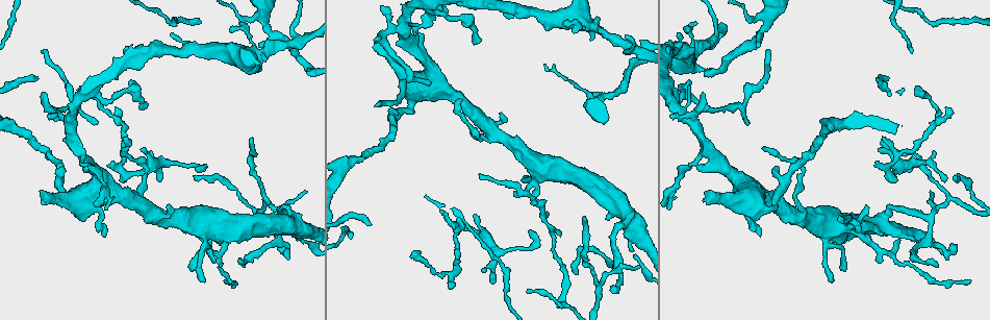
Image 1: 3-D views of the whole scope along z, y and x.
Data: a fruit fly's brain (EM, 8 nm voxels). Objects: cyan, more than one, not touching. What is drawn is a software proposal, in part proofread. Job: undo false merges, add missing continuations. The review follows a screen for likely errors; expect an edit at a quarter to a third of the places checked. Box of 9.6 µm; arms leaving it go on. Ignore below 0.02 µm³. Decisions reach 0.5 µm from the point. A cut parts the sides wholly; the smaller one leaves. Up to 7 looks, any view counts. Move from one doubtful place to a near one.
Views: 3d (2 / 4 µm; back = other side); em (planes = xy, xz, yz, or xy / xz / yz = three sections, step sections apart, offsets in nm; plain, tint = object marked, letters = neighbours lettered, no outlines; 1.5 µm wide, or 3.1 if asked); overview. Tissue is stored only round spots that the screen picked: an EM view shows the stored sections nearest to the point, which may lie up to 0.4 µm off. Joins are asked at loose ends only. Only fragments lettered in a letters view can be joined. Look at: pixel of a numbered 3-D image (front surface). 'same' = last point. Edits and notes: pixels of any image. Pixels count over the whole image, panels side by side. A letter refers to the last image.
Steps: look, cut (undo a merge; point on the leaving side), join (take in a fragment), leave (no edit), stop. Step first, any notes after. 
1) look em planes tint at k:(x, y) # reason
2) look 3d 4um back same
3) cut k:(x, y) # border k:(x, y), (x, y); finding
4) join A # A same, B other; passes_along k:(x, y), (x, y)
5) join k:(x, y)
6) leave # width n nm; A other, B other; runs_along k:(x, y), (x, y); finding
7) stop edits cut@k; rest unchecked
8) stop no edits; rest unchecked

look em planes letters at 1:(107, 166) # branch stops here

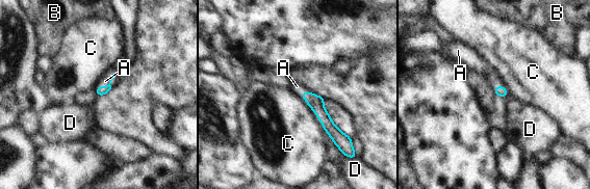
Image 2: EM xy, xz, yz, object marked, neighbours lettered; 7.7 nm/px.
join A # A same, B other, C other, D other; passes_along 2:(101, 90), (109, 83), (105, 81); the neuron continues

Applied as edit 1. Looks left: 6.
look overview

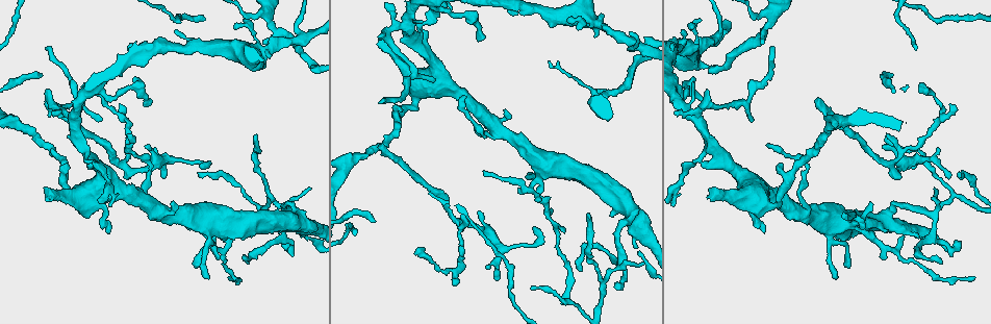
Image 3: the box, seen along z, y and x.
look em planes letters at 3:(872, 203) # branch stops here

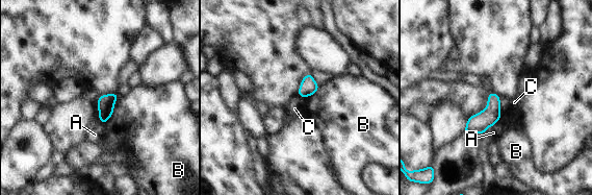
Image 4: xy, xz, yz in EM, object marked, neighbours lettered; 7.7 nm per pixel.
leave # longest_contact B 240 nm; A other, B other, C other; border 4:(499, 98), (499, 114), (502, 116); no lettered fragment goes on from it

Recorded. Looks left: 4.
look em yz step 4 tint at 3:(509, 12) # an open end

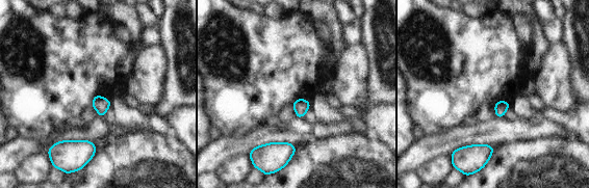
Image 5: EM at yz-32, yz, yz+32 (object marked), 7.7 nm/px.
look em yz step 4 letters same # what lies round it

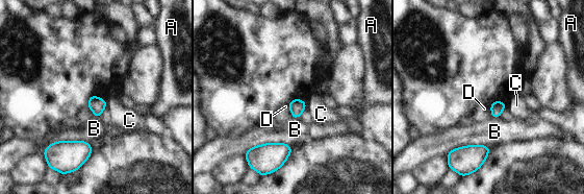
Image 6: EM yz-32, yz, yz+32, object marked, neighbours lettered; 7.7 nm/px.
leave # A other, B other, C other, D other; border 6:(287, 104), (292, 117); no lettered fragment goes on from it

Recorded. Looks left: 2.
stop edits join@2; rest unchecked

